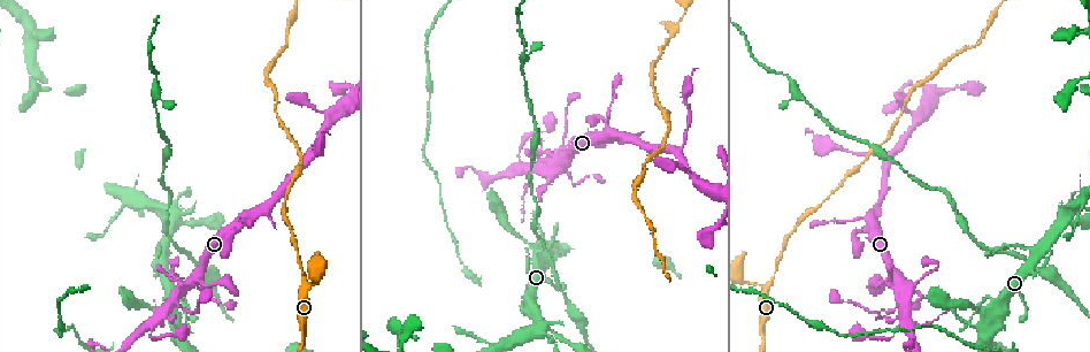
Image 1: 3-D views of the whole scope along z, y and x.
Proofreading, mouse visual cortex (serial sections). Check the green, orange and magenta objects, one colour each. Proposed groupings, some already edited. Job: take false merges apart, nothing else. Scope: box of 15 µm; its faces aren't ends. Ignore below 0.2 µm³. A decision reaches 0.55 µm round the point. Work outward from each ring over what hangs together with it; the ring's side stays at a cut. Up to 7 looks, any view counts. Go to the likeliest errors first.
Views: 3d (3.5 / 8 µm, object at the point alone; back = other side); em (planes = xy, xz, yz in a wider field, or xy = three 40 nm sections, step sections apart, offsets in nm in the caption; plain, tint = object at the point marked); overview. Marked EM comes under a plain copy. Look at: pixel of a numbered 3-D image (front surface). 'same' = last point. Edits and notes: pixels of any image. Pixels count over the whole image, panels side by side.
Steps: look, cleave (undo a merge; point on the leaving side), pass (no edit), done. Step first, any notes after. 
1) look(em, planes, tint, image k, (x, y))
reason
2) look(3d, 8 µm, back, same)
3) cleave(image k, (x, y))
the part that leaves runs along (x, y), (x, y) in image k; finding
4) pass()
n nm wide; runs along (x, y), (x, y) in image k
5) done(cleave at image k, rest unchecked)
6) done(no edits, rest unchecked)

look(3d, 3.5 µm, image 1, (304, 280))
three-way junction

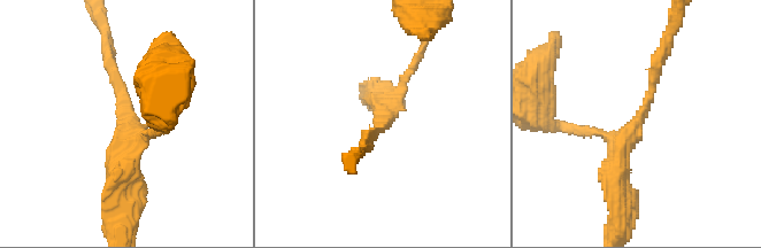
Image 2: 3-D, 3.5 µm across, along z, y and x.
look(em, xy, step 1, tint, image 2, (126, 127))
shape alone is not enough

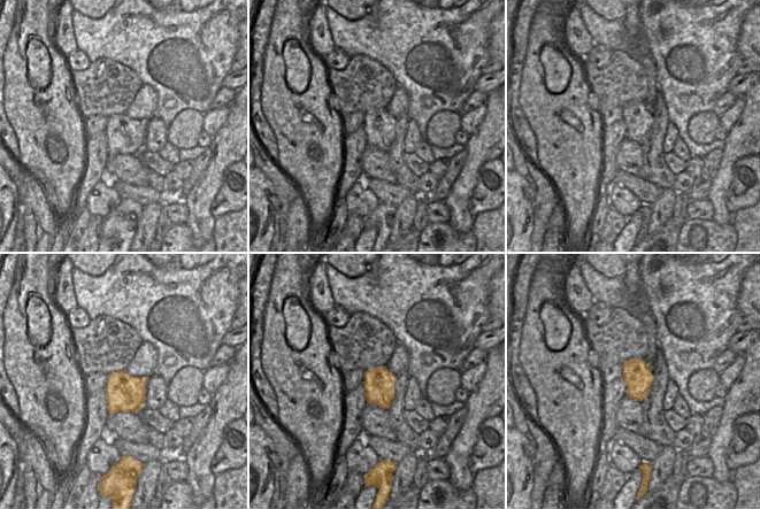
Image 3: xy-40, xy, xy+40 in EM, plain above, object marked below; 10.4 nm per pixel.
look(em, xy, step 5, tint, same)
cut it another way

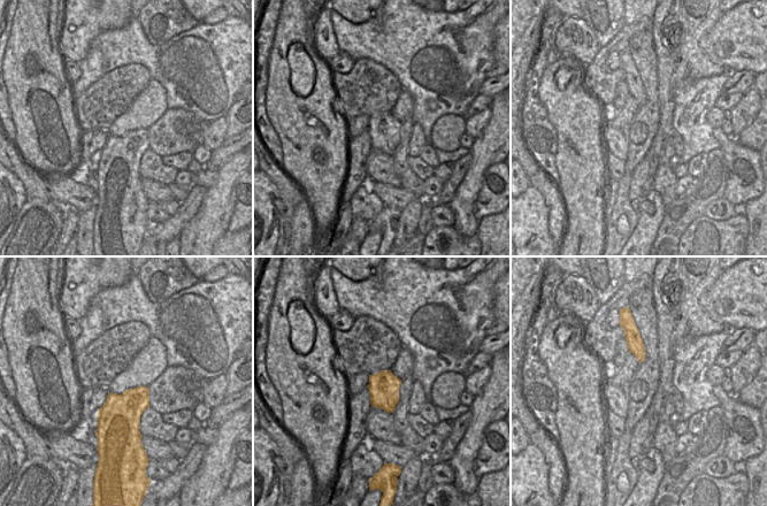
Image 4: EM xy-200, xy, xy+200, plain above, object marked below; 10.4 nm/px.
pass()
arms of 150, 150, 300 nm; one cell here

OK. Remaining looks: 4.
look(3d, 3.5 µm, image 1, (676, 152))
thick turns thin

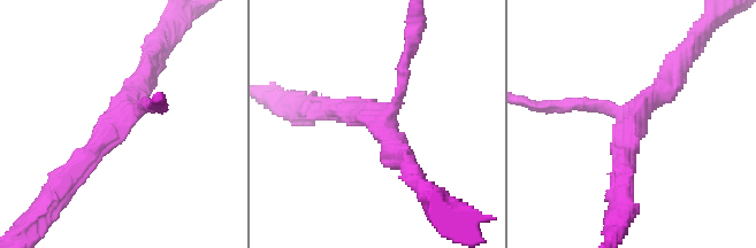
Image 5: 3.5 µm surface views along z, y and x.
look(em, planes, tint, image 5, (377, 121))

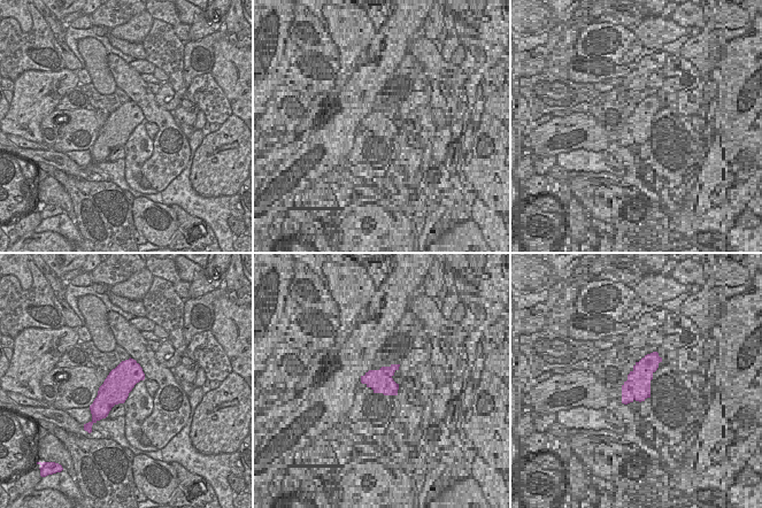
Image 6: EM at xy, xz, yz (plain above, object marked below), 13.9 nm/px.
pass()
arms of 150, 300, 350 nm; one cell here

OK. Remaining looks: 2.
look(3d, 3.5 µm, image 1, (540, 324))
looks like a crossing

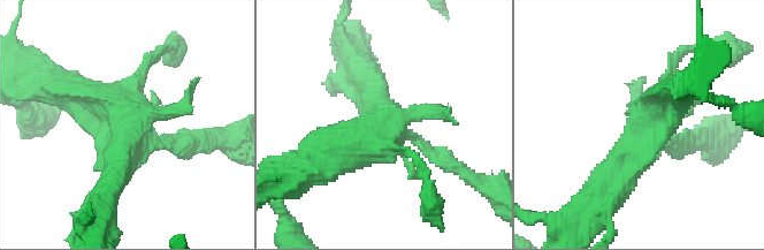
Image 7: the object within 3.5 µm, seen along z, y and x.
look(em, xy, step 2, tint, image 7, (124, 139))

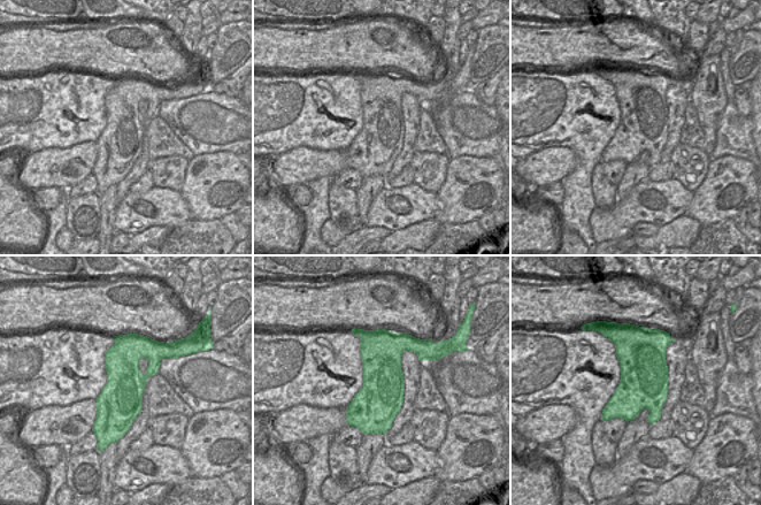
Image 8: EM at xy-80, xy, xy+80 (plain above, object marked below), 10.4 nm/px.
pass()
runs along (595, 199), (648, 126), (678, 93) in image 7; one cell here

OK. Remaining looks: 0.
done(no edits, rest unchecked)

